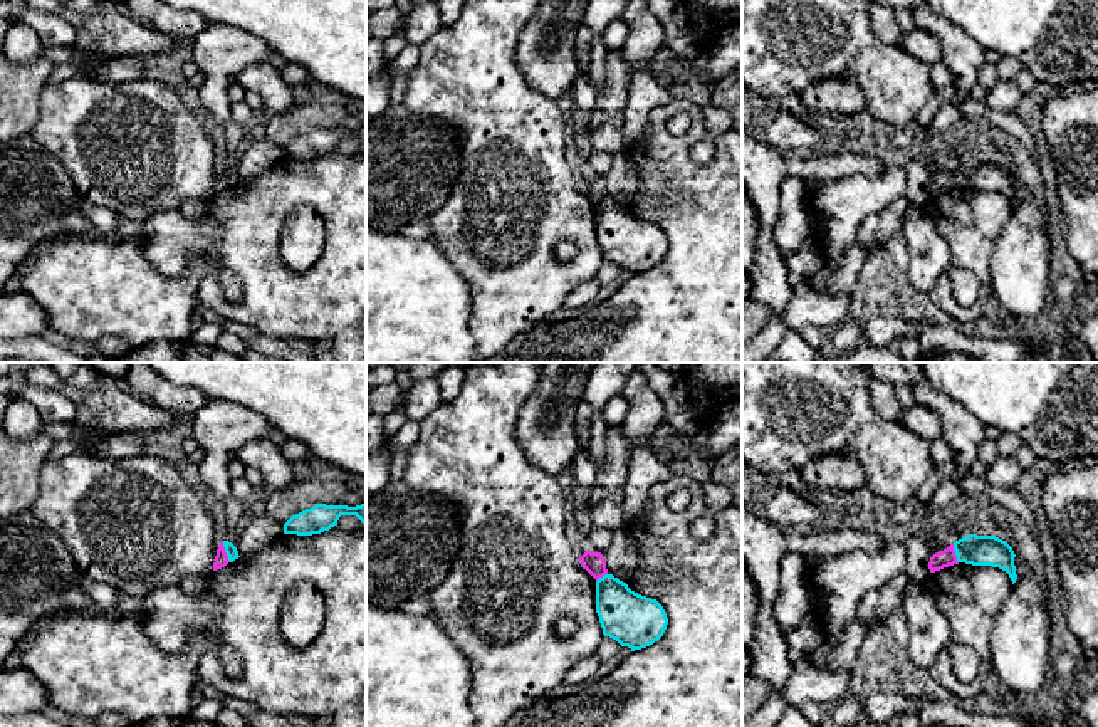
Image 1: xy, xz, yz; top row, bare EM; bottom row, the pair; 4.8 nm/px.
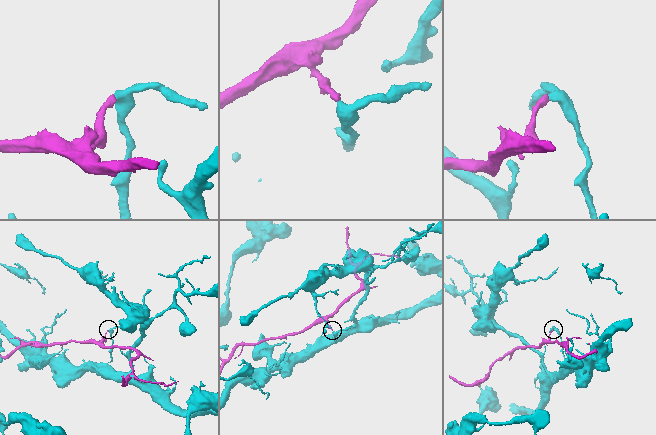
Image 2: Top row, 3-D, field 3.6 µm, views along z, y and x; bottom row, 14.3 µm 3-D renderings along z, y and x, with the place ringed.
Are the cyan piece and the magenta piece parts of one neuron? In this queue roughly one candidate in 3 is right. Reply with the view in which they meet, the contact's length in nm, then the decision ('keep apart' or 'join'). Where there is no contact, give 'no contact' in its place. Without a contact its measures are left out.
contact in xy; length 110 nm; keep apart

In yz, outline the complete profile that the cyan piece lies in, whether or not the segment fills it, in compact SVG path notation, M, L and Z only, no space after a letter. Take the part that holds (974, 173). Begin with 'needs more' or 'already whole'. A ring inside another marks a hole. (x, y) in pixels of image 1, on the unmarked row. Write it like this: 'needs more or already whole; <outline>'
already whole; M969 158L954 166L957 186L972 190L992 190L1006 195L1012 205L1017 203L1012 171L996 160Z

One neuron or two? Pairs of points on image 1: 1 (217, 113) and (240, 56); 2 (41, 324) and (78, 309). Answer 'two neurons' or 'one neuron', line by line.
1: one neuron
2: two neurons

